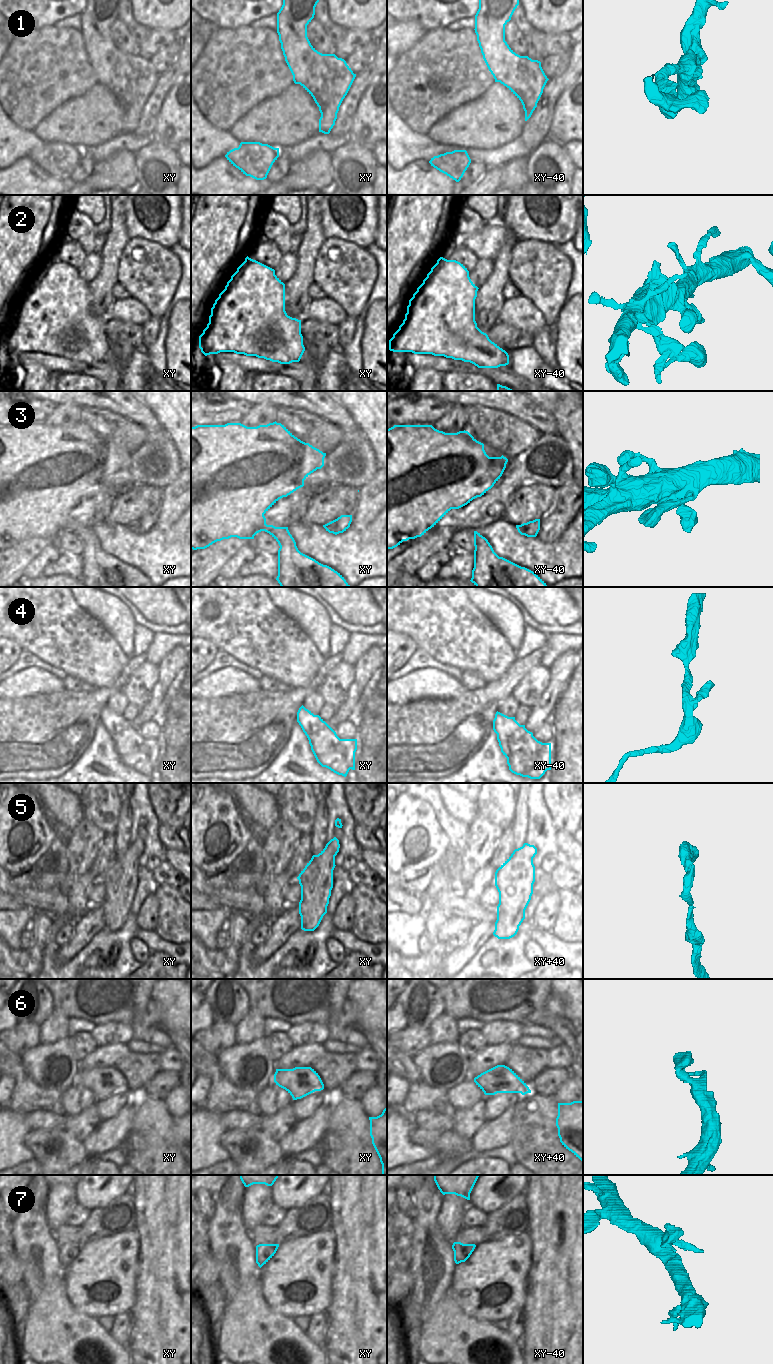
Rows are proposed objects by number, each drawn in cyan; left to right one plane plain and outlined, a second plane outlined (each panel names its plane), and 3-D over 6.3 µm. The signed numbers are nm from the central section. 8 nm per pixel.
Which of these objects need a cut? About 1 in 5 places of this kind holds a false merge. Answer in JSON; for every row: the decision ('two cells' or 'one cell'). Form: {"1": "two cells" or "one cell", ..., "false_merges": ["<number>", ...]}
{"1": "one cell", "2": "one cell", "3": "one cell", "4": "one cell", "5": "one cell", "6": "one cell", "7": "one cell", "false_merges": []}

